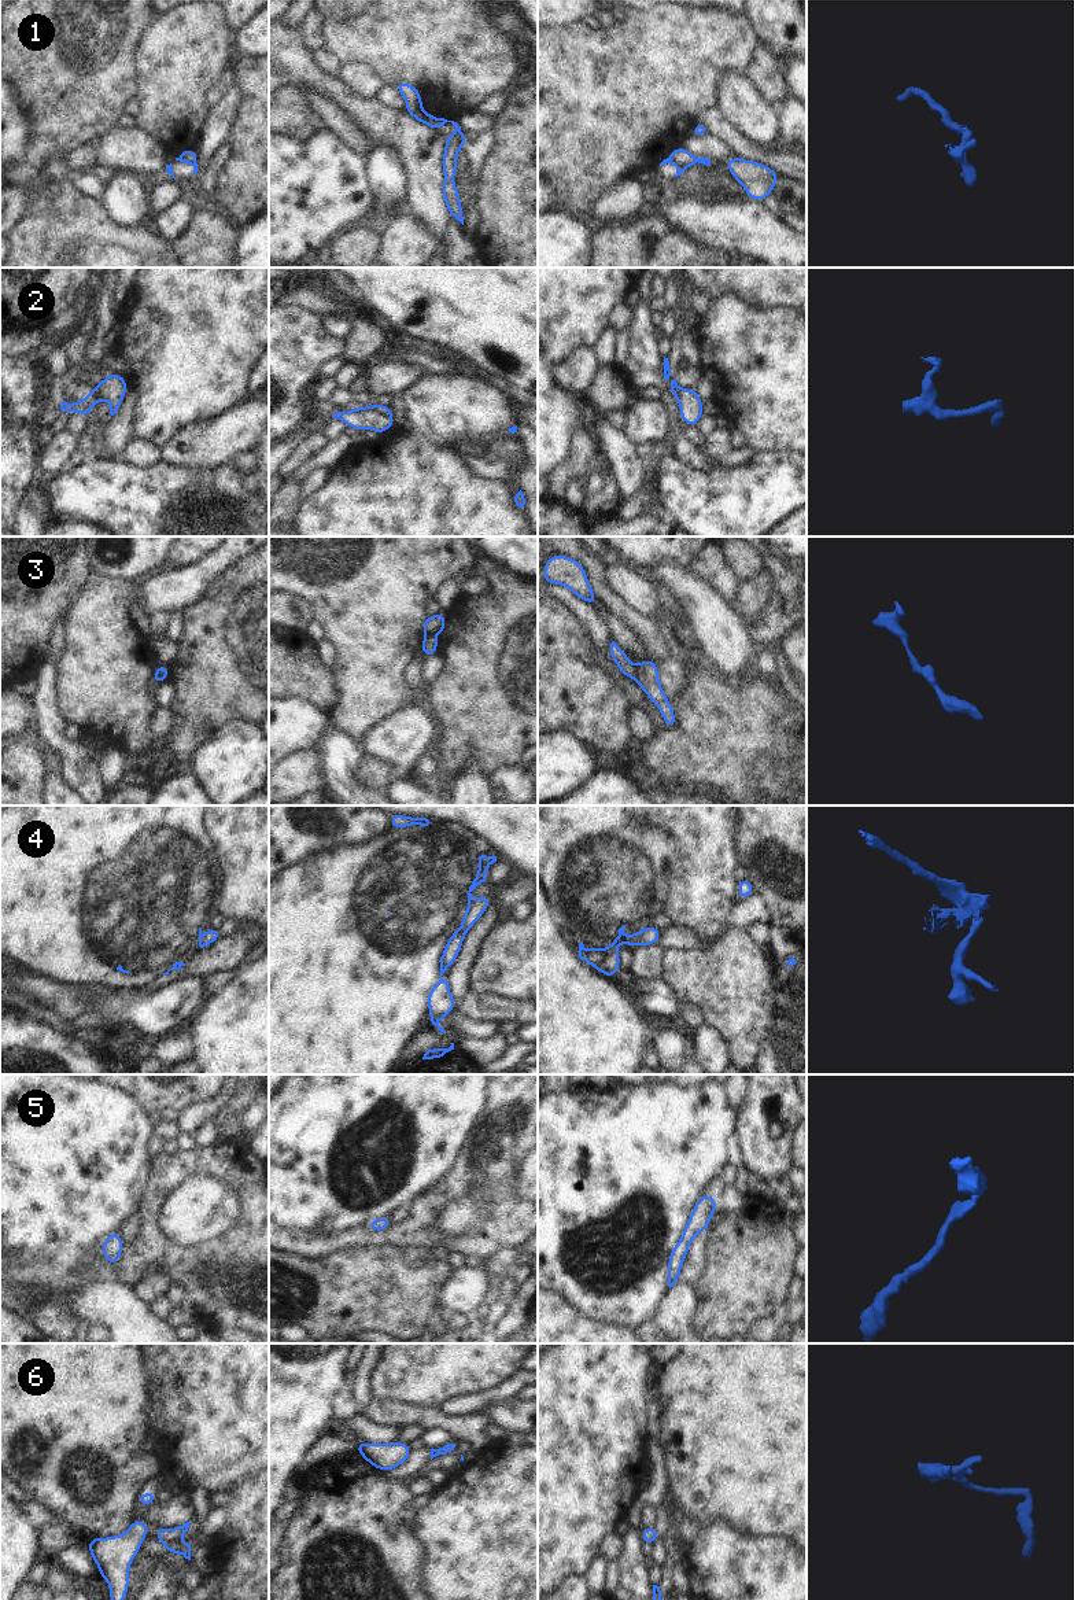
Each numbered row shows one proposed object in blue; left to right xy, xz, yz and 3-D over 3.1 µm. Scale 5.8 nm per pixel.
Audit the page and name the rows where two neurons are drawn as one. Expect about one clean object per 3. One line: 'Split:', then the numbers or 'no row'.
Split: 1, 2, 3, 4, 6

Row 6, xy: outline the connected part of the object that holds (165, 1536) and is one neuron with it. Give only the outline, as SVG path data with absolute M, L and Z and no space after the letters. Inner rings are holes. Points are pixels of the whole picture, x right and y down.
M191 1520L174 1529L160 1527L155 1531L155 1538L158 1538L162 1544L180 1541L182 1536L188 1531L189 1523Z

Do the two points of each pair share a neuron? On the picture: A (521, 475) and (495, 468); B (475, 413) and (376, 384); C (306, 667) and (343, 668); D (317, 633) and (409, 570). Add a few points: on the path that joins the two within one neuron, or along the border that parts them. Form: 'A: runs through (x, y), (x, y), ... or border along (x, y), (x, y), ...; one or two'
A: runs through (515, 471), (502, 468); one
B: border along (425, 373), (399, 393); two
C: border along (331, 671), (338, 695), (336, 703); two
D: border along (314, 619), (321, 626), (325, 637); two

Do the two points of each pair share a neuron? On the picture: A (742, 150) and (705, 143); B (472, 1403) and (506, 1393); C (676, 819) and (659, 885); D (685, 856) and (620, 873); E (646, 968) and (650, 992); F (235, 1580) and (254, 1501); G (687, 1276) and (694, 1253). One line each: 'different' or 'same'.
A: different
B: same
C: same
D: different
E: different
F: same
G: same

